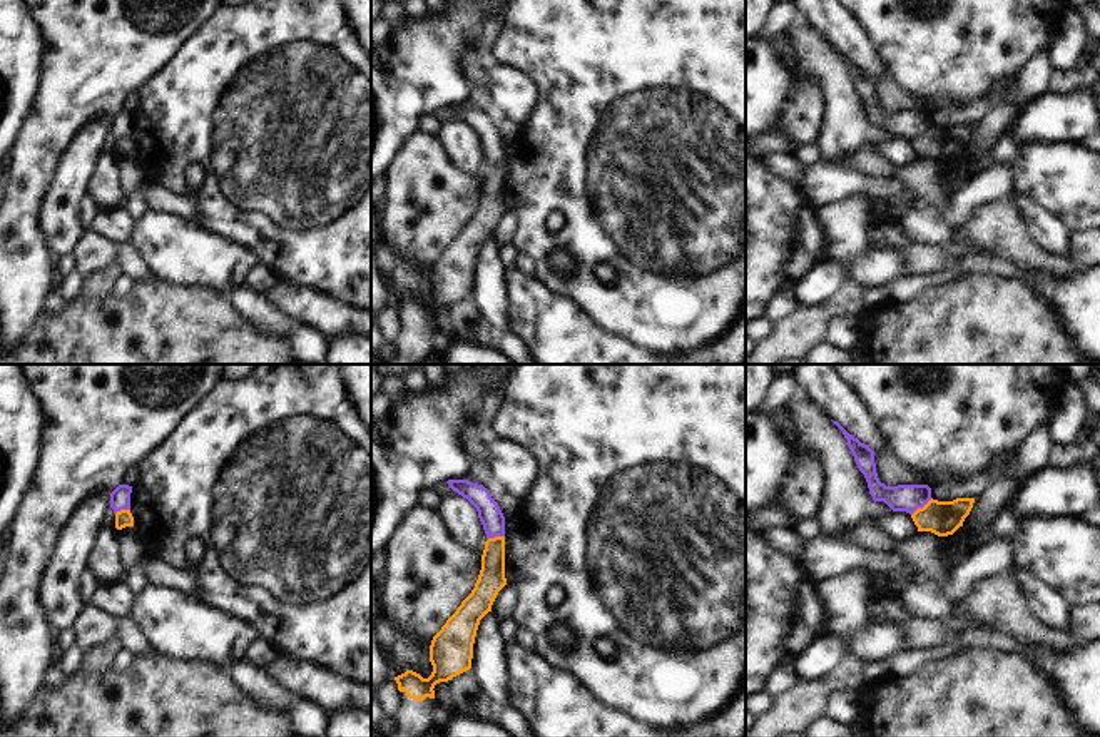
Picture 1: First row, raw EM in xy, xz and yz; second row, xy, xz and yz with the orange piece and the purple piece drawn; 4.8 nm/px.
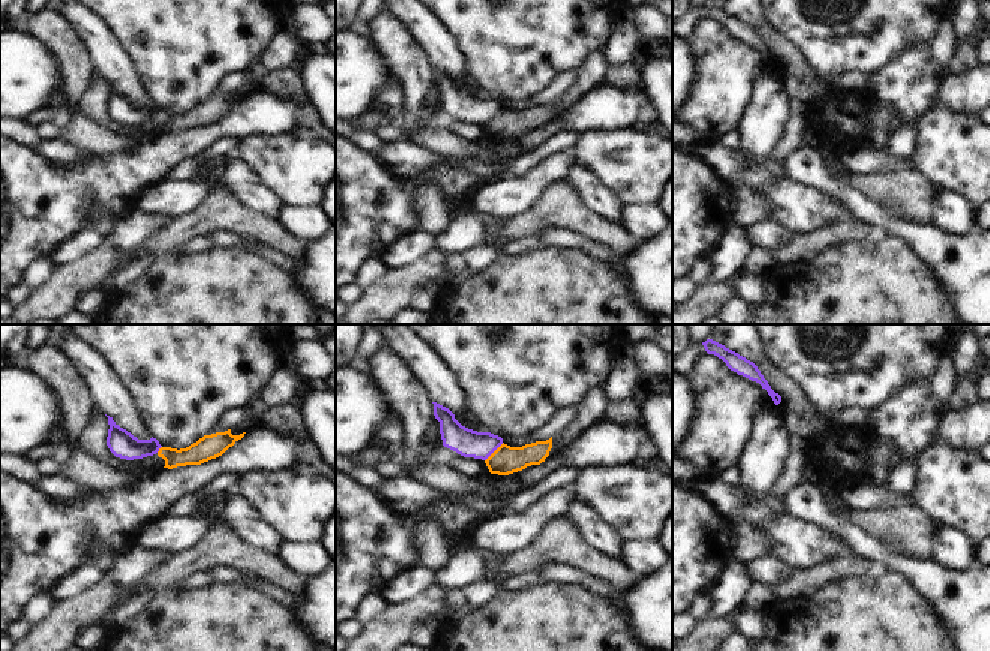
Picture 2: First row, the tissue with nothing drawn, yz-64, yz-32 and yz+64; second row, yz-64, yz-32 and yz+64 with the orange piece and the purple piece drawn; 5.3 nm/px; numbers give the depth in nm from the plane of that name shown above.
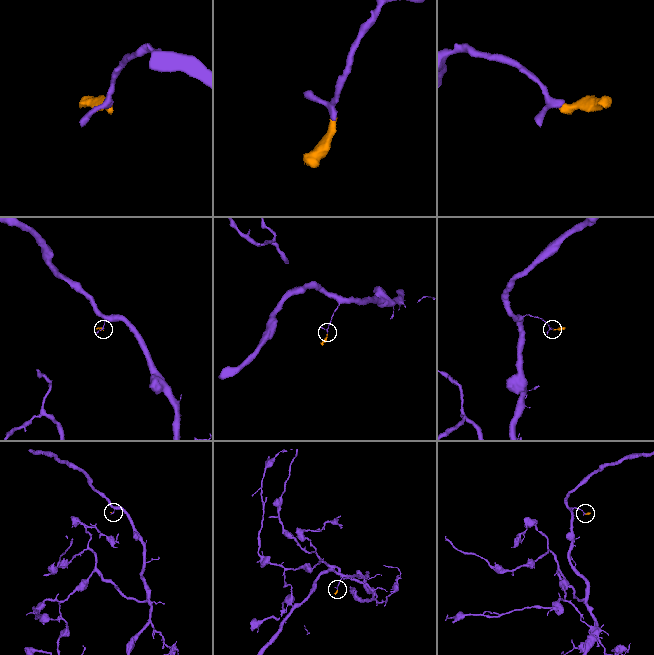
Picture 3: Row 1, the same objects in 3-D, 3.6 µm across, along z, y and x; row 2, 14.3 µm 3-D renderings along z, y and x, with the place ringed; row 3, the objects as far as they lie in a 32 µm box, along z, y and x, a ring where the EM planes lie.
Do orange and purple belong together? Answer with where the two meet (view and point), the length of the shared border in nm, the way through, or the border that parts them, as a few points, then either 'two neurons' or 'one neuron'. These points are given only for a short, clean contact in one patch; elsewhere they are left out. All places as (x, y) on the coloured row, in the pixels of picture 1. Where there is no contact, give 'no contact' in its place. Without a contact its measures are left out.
meets orange in yz at (923, 507); contact 130 nm long; border along yz (931, 498), (911, 515); two neurons

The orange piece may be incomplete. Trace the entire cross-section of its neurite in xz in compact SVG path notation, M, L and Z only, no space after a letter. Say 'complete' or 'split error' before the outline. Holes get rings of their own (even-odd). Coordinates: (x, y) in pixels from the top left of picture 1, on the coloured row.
split error | M505 536L488 538L475 588L431 640L431 675L423 679L420 673L406 670L395 677L401 704L395 714L396 730L388 737L420 737L428 729L441 727L445 714L436 707L433 689L471 668L480 620L491 612L491 605L505 585Z

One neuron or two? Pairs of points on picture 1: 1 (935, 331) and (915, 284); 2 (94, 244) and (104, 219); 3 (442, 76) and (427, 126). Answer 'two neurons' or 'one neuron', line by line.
1: two neurons
2: two neurons
3: two neurons

